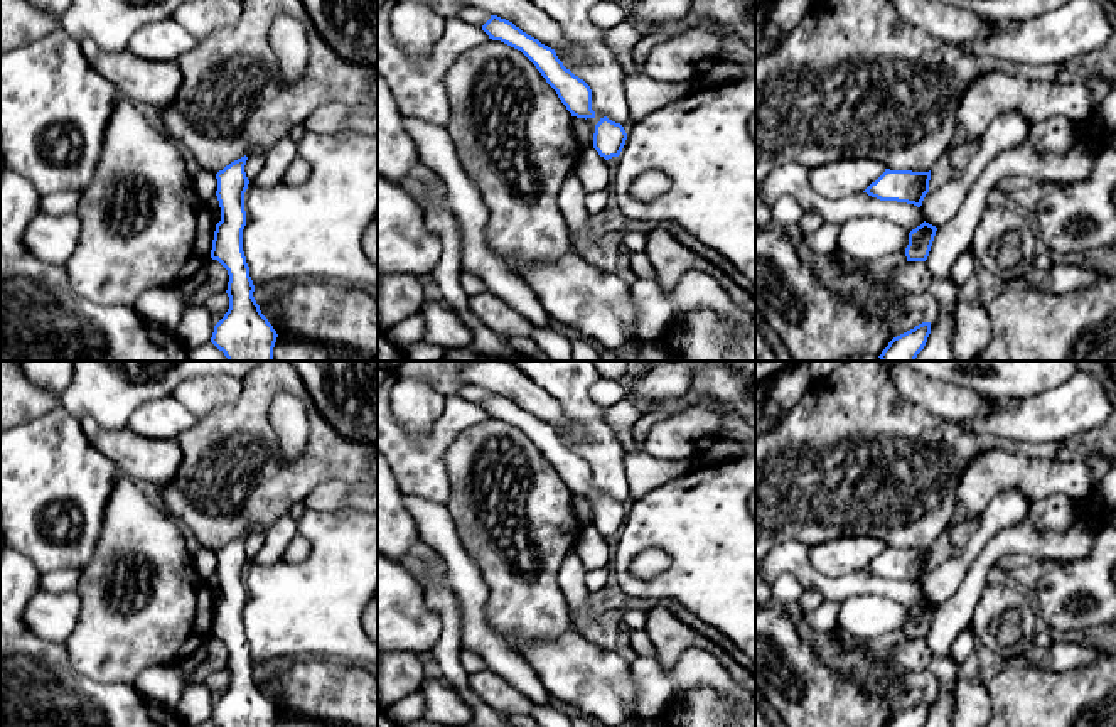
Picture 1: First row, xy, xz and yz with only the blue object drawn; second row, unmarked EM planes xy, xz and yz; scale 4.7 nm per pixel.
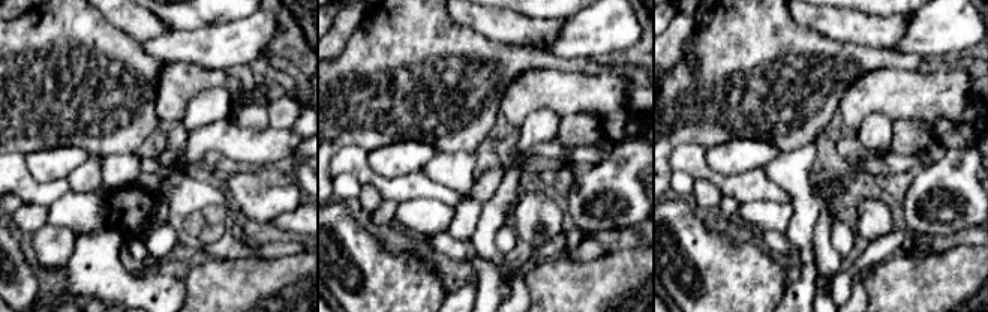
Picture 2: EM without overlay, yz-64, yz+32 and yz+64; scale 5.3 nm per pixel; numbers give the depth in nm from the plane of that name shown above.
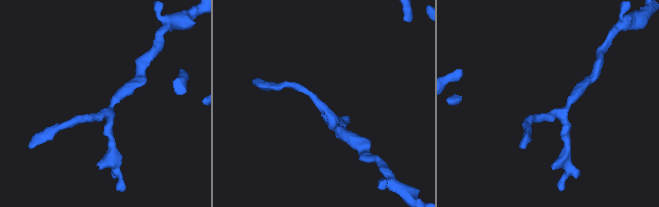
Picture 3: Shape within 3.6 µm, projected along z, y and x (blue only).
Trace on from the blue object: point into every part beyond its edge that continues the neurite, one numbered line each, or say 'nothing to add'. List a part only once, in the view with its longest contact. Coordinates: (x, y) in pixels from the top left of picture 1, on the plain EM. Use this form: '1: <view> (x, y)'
nothing to add

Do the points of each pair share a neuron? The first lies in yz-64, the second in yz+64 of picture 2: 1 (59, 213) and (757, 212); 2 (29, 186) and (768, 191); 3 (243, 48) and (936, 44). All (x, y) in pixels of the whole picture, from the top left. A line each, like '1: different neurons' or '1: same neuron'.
1: same neuron
2: same neuron
3: same neuron

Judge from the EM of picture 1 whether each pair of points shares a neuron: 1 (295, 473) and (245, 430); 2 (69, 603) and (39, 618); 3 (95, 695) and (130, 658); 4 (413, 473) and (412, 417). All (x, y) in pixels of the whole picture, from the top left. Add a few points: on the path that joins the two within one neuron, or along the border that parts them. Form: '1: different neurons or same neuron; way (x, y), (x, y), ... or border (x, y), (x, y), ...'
1: same neuron; way (282, 473), (253, 444)
2: same neuron; way (63, 608), (53, 616), (46, 616)
3: different neurons; border (71, 663), (78, 672), (93, 680), (132, 685)
4: different neurons; border (440, 414), (429, 432), (415, 442), (395, 419)

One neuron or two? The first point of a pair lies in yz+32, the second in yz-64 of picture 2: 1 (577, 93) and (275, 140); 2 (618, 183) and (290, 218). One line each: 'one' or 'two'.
1: two
2: two

